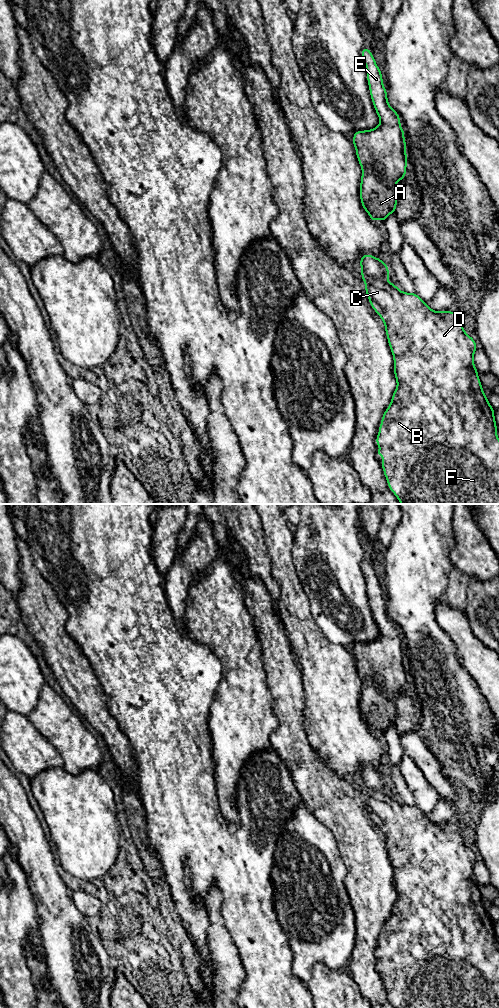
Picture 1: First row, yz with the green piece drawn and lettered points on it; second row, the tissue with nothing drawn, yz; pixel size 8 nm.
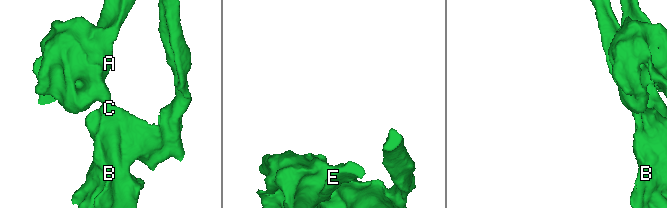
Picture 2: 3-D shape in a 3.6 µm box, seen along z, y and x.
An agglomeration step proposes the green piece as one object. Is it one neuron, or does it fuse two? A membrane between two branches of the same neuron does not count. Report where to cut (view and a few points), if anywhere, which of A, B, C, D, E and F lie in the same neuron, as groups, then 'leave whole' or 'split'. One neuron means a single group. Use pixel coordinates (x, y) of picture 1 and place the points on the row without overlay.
yz (386, 790), (365, 794) | A E / B C D F | split

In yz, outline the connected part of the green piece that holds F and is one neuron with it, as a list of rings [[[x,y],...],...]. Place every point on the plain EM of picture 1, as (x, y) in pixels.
[[[387,791],[365,794],[365,803],[371,819],[384,834],[394,871],[394,887],[397,893],[397,900],[393,905],[390,917],[383,926],[376,950],[376,957],[382,959],[377,962],[376,967],[381,967],[384,970],[381,977],[388,994],[388,1000],[395,1008],[499,1008],[499,950],[496,946],[495,922],[484,906],[478,883],[473,874],[474,864],[477,862],[476,854],[464,843],[457,825],[450,822],[434,823],[417,806],[402,804]]]

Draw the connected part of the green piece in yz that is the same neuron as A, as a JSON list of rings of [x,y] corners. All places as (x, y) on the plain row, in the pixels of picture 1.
[[[364,559],[361,563],[361,568],[367,581],[370,608],[380,631],[380,636],[372,642],[354,644],[353,657],[356,661],[358,674],[362,680],[360,711],[363,720],[372,733],[376,734],[380,731],[385,734],[390,725],[396,724],[397,707],[395,698],[399,692],[404,692],[406,687],[408,672],[406,653],[404,652],[405,645],[400,637],[400,628],[388,615],[382,586],[372,564]]]

